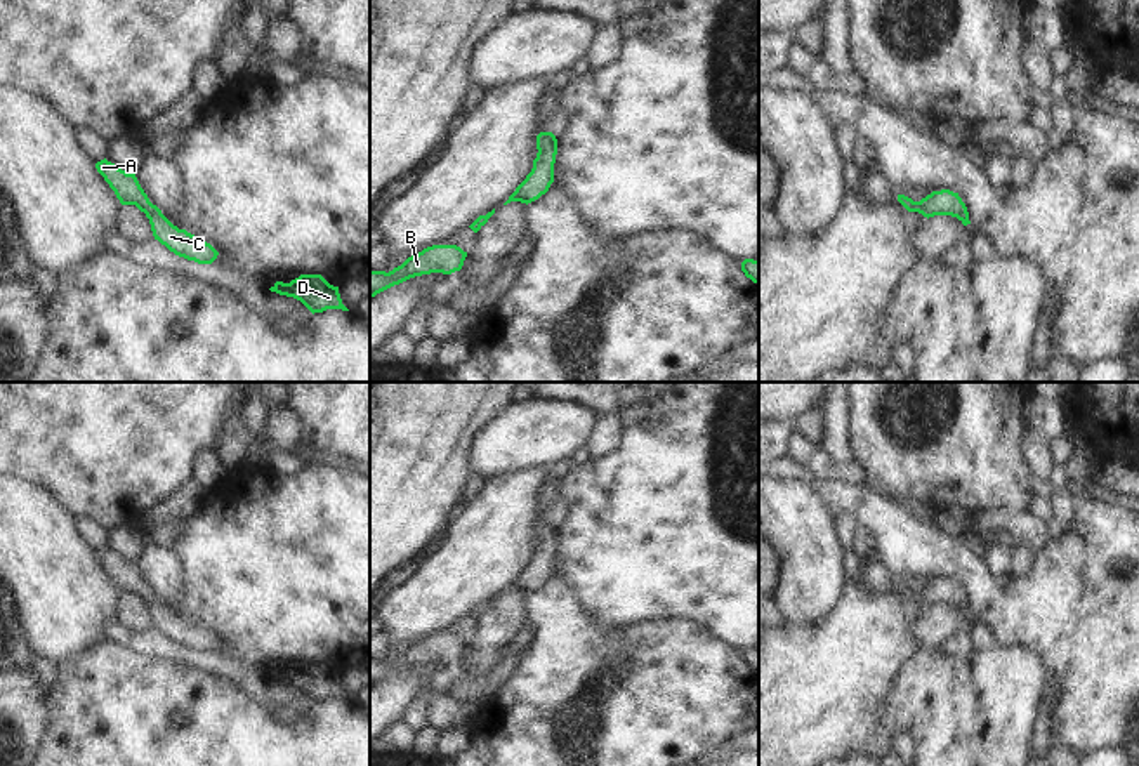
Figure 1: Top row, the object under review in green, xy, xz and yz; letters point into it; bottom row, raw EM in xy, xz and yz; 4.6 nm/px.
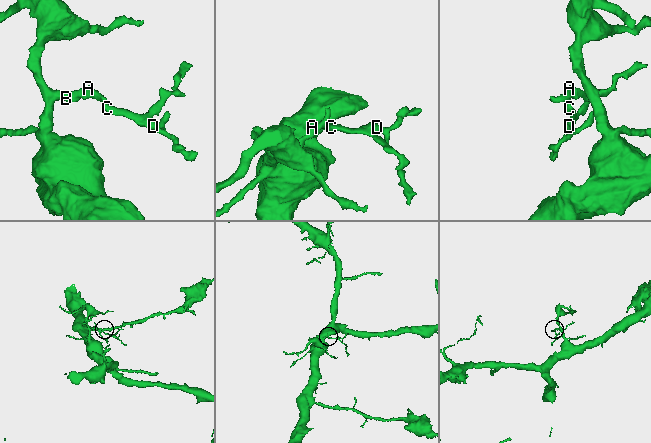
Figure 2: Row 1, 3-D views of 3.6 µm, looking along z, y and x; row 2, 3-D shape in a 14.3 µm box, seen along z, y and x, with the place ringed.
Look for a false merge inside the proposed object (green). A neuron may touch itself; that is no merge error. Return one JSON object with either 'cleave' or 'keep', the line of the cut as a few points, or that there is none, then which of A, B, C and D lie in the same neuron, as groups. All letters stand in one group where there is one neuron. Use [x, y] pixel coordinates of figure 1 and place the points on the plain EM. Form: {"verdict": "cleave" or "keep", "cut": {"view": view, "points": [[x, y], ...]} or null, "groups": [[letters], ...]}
{"verdict": "keep", "cut": null, "groups": [["A", "B", "C", "D"]]}

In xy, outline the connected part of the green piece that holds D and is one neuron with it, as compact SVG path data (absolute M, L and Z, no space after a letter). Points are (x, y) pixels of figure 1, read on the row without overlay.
M300 664L290 672L276 670L269 679L300 690L313 703L326 698L349 700L342 693L339 676L330 674L321 664Z

